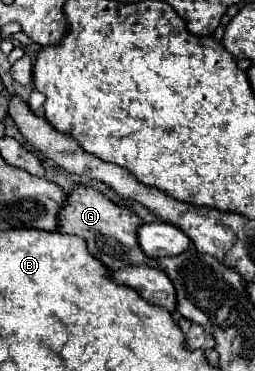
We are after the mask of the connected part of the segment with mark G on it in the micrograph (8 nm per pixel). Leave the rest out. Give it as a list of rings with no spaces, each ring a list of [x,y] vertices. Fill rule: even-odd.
[[[84,184],[74,186],[74,190],[66,190],[66,200],[58,212],[58,232],[84,238],[88,244],[88,252],[108,268],[120,268],[130,264],[156,266],[156,260],[146,258],[144,252],[138,248],[136,230],[140,224],[140,218],[128,208],[114,204],[96,188]]]

